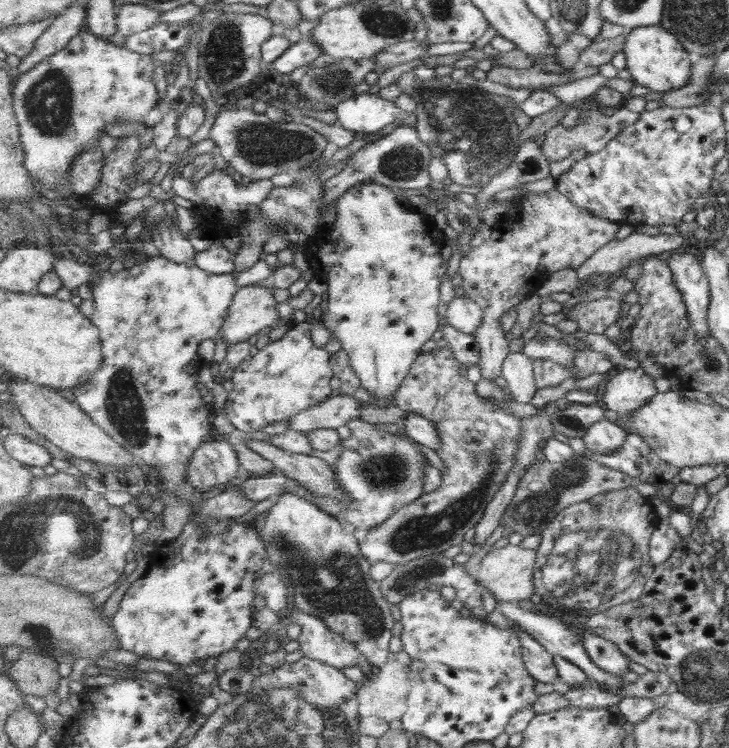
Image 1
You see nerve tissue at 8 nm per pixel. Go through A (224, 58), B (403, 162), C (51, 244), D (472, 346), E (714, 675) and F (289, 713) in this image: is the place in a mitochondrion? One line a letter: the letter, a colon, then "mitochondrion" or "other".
A: mitochondrion
B: mitochondrion
C: other
D: other
E: mitochondrion
F: mitochondrion

